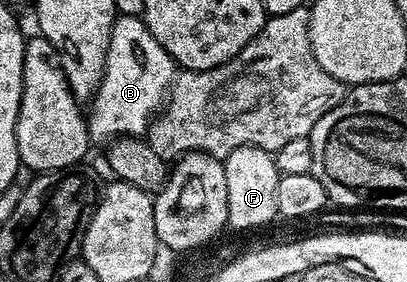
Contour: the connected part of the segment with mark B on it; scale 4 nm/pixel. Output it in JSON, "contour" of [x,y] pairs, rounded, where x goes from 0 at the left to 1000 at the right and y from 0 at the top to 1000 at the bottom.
{"contour":[[[290,57],[265,149],[251,287],[226,358],[231,387],[216,397],[224,500],[258,514],[295,482],[349,482],[400,379],[430,266],[428,213],[373,135],[359,74],[346,57]]]}

